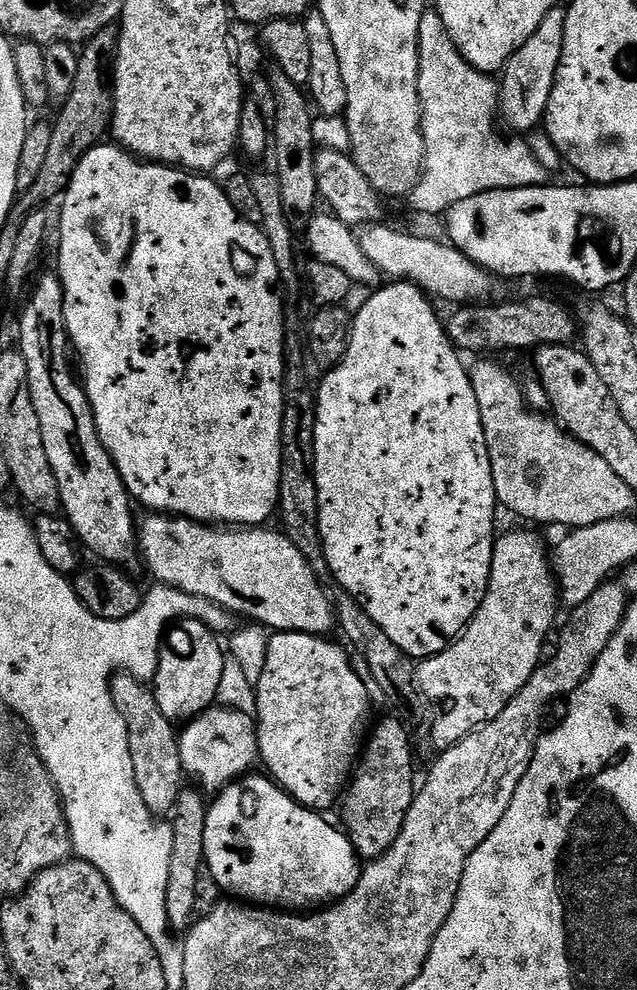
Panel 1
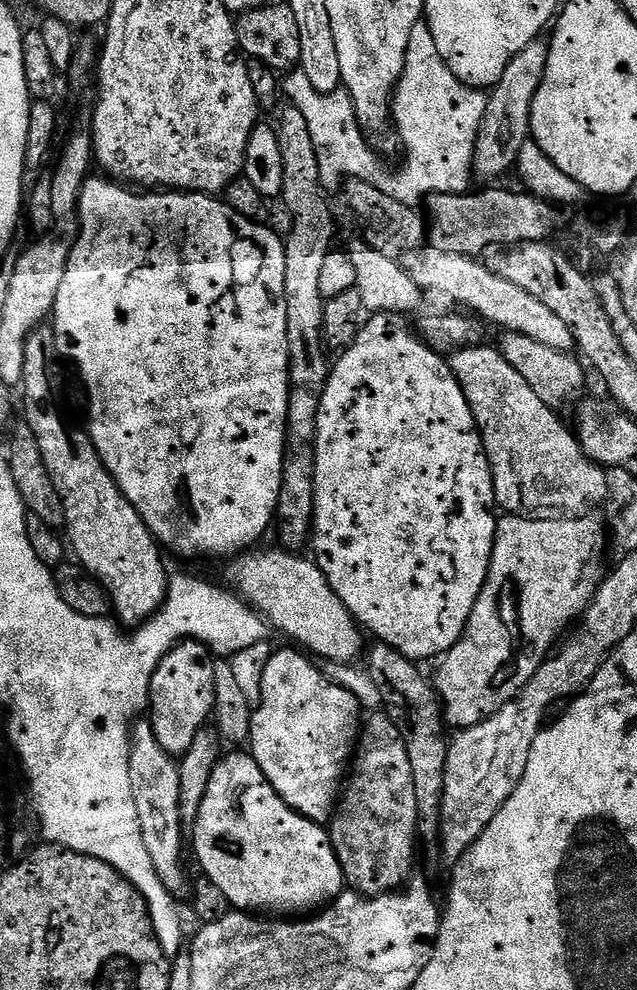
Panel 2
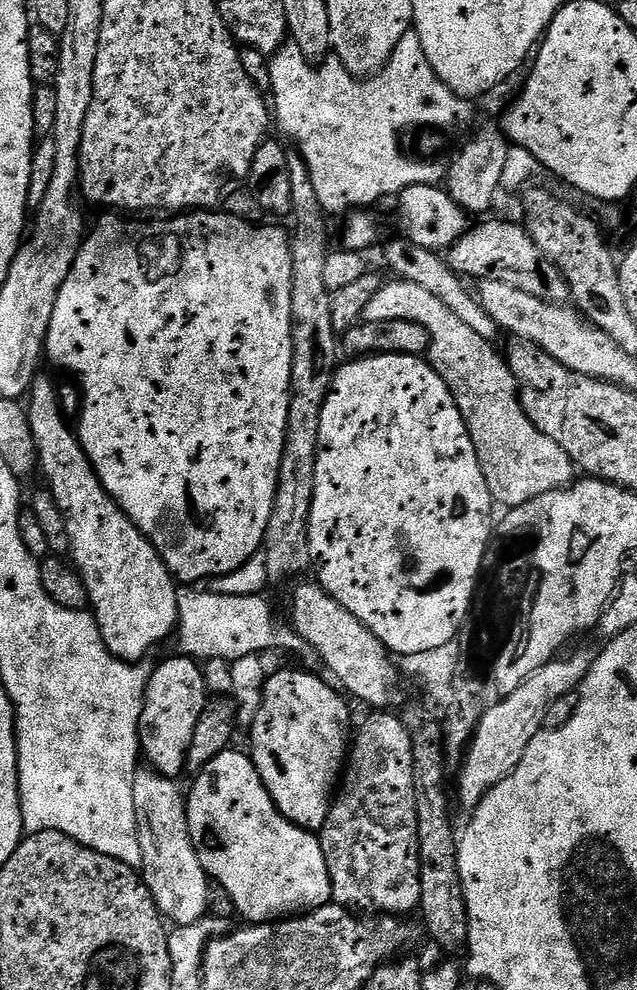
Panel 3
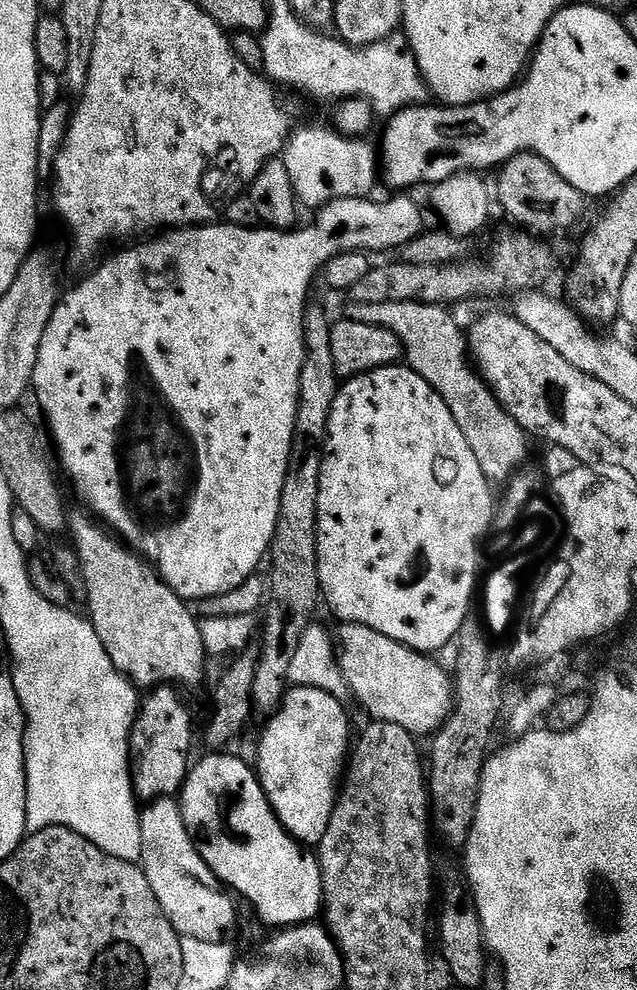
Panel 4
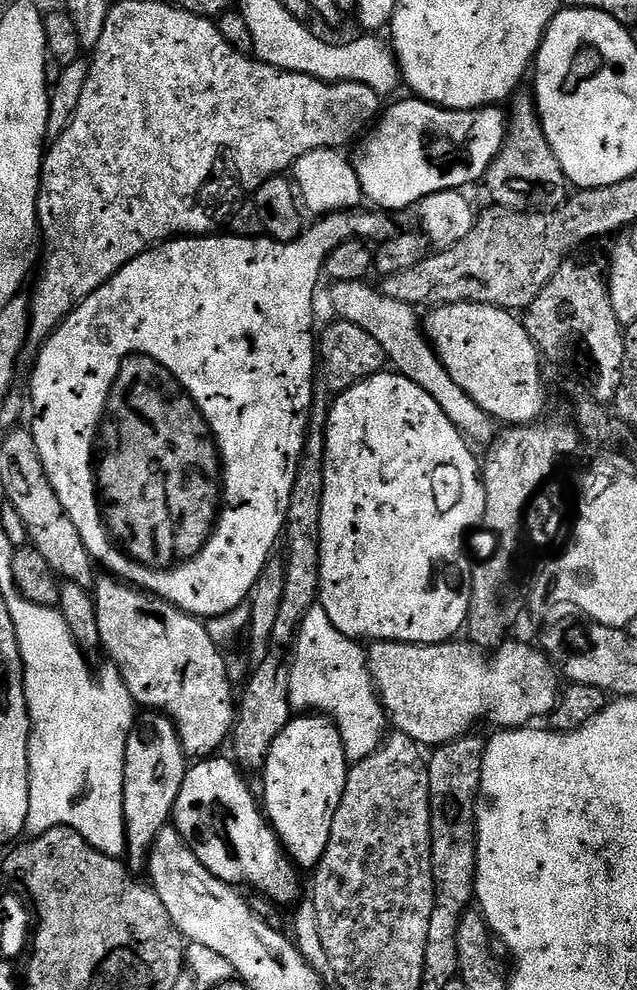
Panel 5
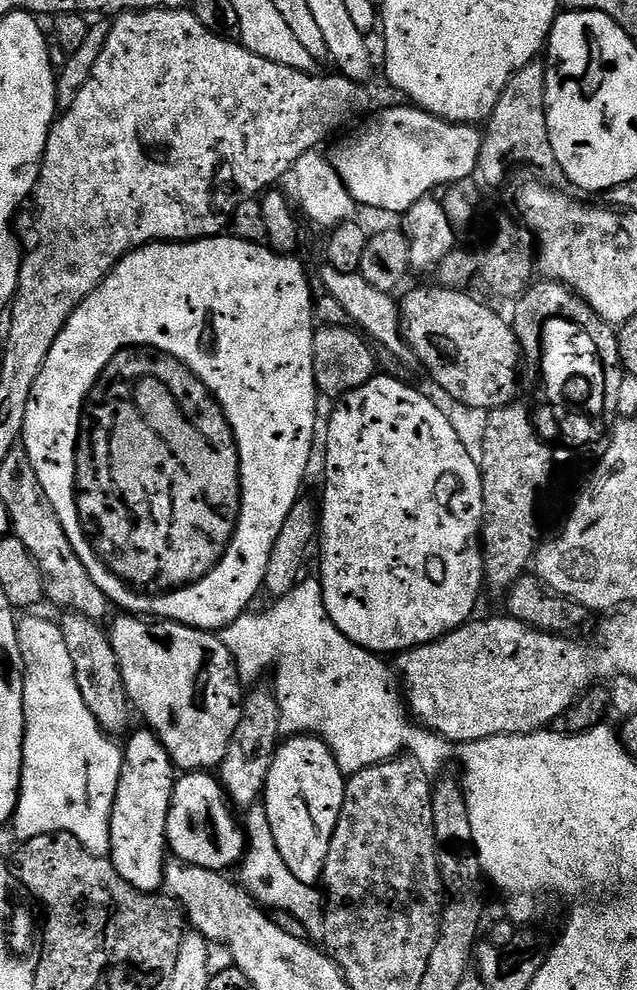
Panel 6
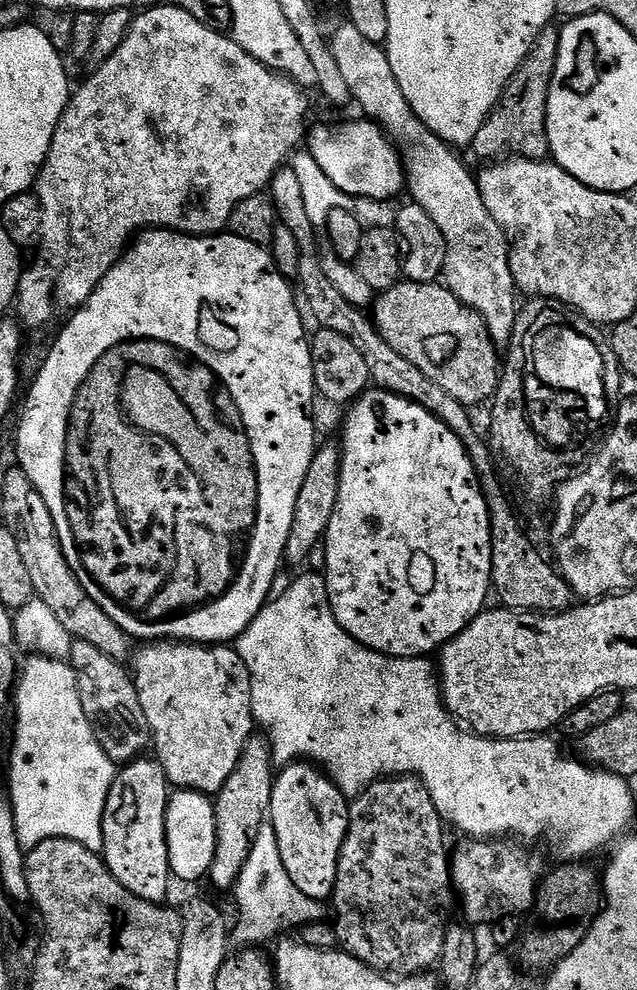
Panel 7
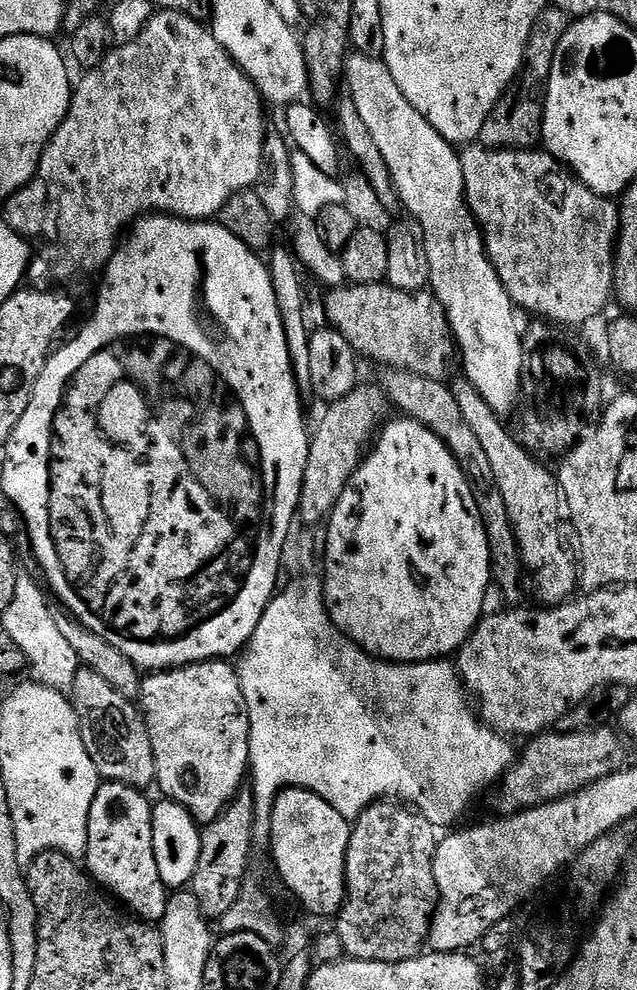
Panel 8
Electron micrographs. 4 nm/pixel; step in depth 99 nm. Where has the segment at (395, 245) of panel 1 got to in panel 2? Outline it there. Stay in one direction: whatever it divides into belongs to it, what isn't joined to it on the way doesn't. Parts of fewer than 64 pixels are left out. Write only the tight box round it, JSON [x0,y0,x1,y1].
[410,246,573,351]

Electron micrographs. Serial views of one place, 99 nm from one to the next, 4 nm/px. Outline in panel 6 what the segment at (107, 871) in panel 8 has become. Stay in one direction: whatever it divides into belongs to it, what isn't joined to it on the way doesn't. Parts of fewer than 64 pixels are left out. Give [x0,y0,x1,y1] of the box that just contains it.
[110,731,178,893]

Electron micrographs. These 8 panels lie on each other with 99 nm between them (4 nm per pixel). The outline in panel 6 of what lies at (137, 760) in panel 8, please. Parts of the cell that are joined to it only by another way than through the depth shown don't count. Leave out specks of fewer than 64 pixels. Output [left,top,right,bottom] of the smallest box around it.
[58,611,134,734]

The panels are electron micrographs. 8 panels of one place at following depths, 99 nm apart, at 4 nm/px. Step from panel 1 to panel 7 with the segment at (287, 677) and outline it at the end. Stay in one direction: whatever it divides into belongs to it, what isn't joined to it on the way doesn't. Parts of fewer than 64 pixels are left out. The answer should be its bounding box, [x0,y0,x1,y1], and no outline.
[268,762,348,902]

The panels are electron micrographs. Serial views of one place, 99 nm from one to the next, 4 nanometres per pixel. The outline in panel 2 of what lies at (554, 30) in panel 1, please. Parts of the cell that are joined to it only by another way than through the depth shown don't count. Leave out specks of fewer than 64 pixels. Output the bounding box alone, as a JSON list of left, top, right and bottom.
[472,39,548,182]

